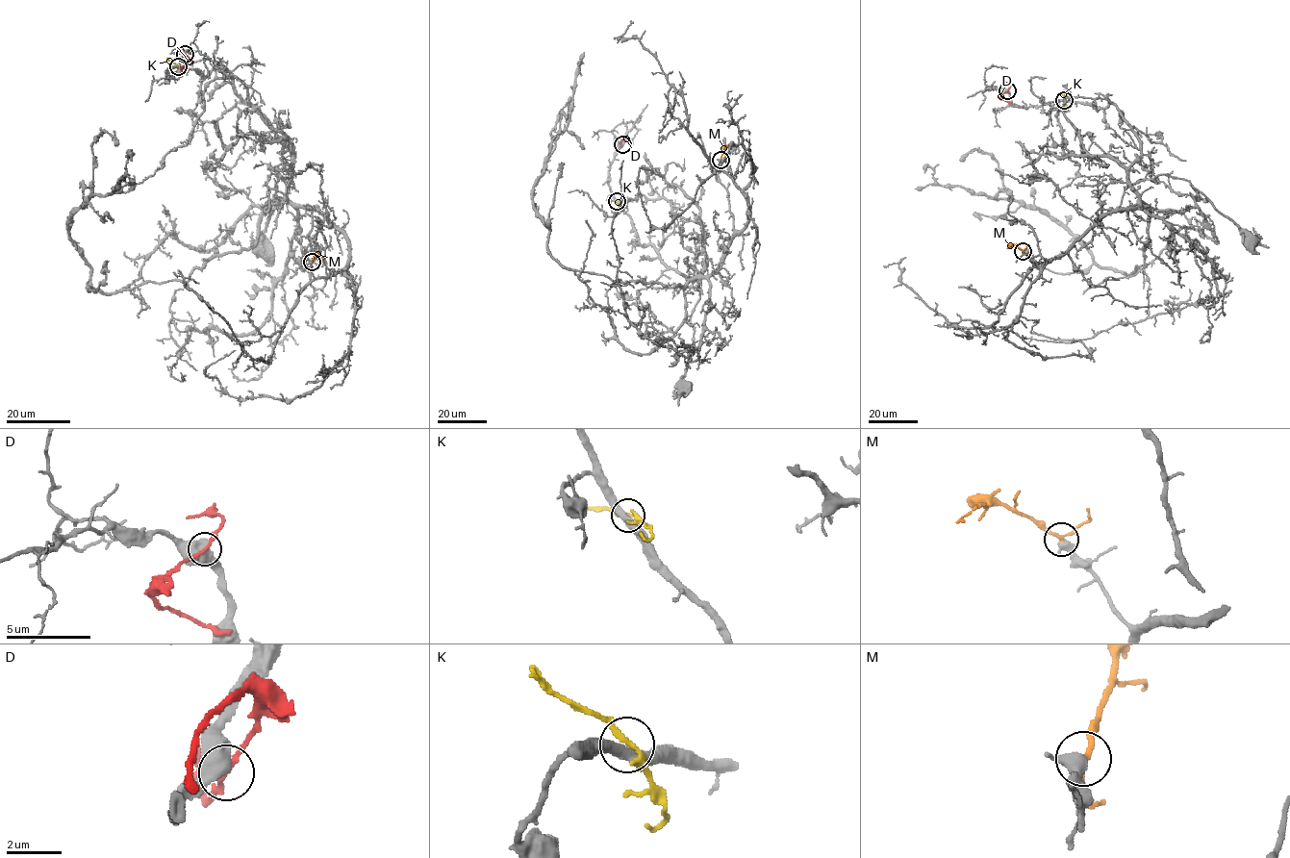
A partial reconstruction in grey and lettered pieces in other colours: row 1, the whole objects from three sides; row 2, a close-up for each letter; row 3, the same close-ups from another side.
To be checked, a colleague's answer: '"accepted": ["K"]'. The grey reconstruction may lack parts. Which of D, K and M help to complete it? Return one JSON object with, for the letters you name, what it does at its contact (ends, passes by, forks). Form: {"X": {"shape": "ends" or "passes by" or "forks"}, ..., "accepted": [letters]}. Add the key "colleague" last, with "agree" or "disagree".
{"M": {"shape": "passes by"}, "accepted": ["M"], "colleague": "disagree"}

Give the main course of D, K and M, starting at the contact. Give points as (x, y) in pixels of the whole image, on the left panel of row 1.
D: (185, 54), (189, 62), (181, 70)
K: (178, 66), (166, 57)
M: (312, 262), (315, 256), (323, 258)

